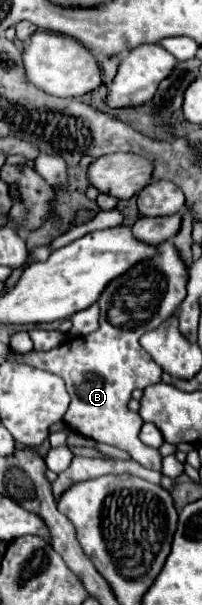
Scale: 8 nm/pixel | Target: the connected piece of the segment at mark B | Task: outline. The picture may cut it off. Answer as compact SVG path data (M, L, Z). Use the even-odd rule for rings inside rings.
M164 241L158 247L160 247L160 251L152 261L146 261L146 263L140 263L140 265L132 267L128 273L114 279L104 289L104 293L98 299L98 305L100 305L100 327L98 327L98 331L94 331L94 333L90 333L82 339L78 339L78 337L71 339L68 343L66 342L56 347L56 349L44 351L44 353L36 353L36 351L30 351L30 353L24 353L24 355L16 353L16 363L28 363L32 367L46 369L50 373L60 375L66 381L66 389L72 397L72 403L66 411L64 423L74 433L80 433L80 435L84 435L88 439L94 439L98 443L114 445L114 447L126 451L140 465L144 465L148 469L156 469L156 471L162 469L162 457L160 457L158 449L152 449L152 447L148 447L140 441L138 433L140 433L144 421L140 421L138 413L132 413L128 409L128 401L132 399L134 389L160 383L162 373L164 373L160 369L160 365L156 365L156 361L152 361L152 357L148 357L148 353L142 349L140 337L146 331L156 329L170 315L174 315L178 305L182 303L182 299L186 297L186 265L184 265L184 261L180 259L176 247L170 241Z

